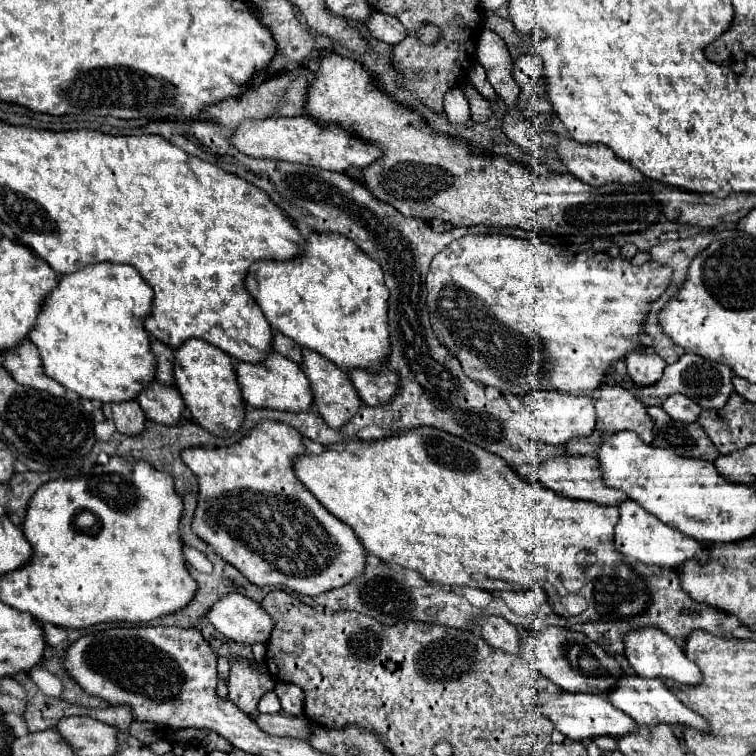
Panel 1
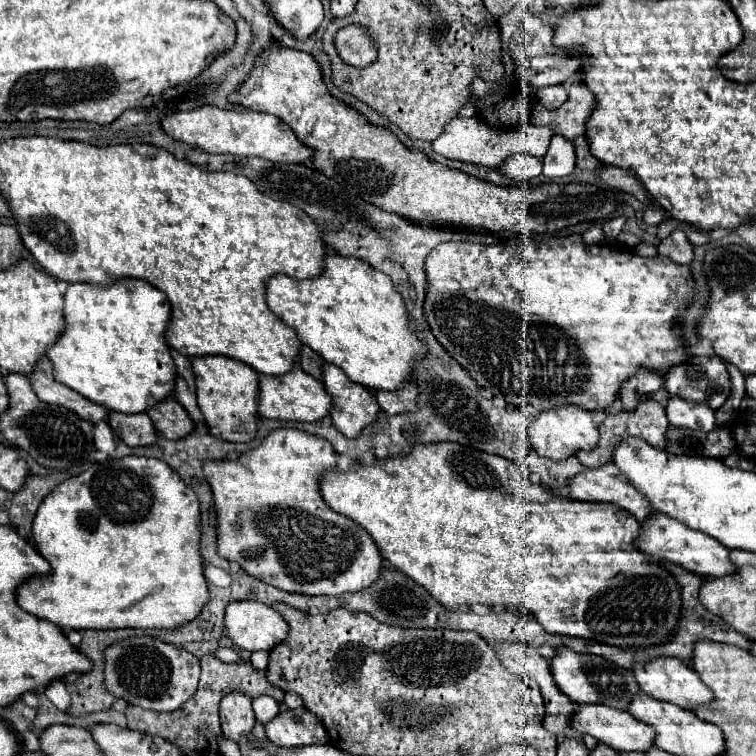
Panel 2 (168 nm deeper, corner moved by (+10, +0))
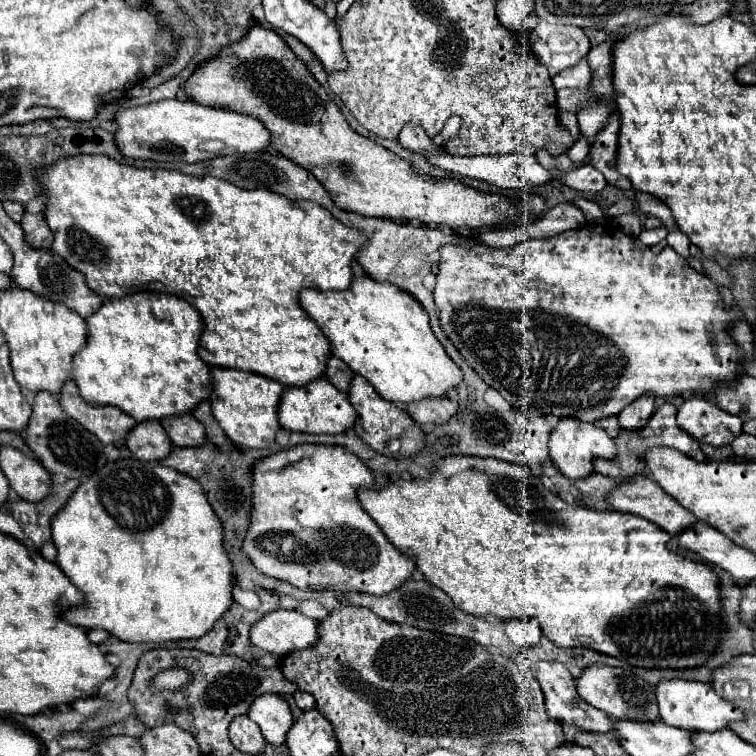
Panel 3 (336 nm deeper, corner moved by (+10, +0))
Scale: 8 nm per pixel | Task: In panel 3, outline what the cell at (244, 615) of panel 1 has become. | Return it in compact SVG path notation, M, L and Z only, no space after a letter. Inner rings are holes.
M272 611L252 625L252 643L280 657L308 649L318 639L318 621L300 611Z

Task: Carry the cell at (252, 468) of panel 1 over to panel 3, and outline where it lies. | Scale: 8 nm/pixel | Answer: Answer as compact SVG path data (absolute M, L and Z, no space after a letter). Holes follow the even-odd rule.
M304 443L262 459L254 469L252 481L254 509L252 525L244 539L244 555L248 555L262 573L288 581L298 589L358 591L378 597L394 591L412 577L416 569L414 557L400 553L360 505L358 491L374 487L374 473L348 449Z

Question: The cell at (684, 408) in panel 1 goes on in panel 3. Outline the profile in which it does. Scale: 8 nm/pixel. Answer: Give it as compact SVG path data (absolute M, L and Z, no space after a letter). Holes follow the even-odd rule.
M692 397L678 409L678 425L690 437L712 447L730 445L742 433L742 419L726 413L704 397Z

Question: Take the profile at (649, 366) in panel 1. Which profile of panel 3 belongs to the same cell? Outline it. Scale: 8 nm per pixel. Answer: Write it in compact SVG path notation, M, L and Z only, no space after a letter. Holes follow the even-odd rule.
M652 397L636 399L634 403L630 403L626 407L626 411L622 411L618 415L620 429L624 429L624 431L638 431L640 427L646 427L646 423L652 417L652 413L654 413L654 399Z

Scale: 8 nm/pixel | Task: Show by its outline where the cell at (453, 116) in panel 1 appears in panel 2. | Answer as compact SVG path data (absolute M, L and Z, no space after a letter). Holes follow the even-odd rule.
M456 115L446 123L444 135L440 135L436 141L432 141L432 149L444 157L450 157L450 159L478 163L478 165L486 165L486 167L500 167L500 163L504 163L504 159L508 159L510 155L514 155L518 151L526 151L530 155L544 157L548 143L550 143L550 137L552 137L552 131L548 127L528 125L526 131L502 133L502 131L496 131L496 127L482 123L480 117Z

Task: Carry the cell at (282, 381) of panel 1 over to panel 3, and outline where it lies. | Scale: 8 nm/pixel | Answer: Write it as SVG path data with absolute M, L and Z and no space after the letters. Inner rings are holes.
M316 379L306 387L290 387L284 391L284 399L280 401L278 407L278 419L286 431L312 433L312 435L322 435L322 433L340 435L354 427L358 413L348 401L348 395L344 391L336 389L328 379Z

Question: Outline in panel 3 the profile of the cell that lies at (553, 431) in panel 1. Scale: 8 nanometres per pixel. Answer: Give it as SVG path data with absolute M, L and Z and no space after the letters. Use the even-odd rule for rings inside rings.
M560 419L560 423L550 435L550 457L562 475L570 479L584 479L594 473L592 461L596 457L604 457L604 459L616 457L616 443L612 437L608 437L604 429L596 427L594 423L584 423L578 419Z

